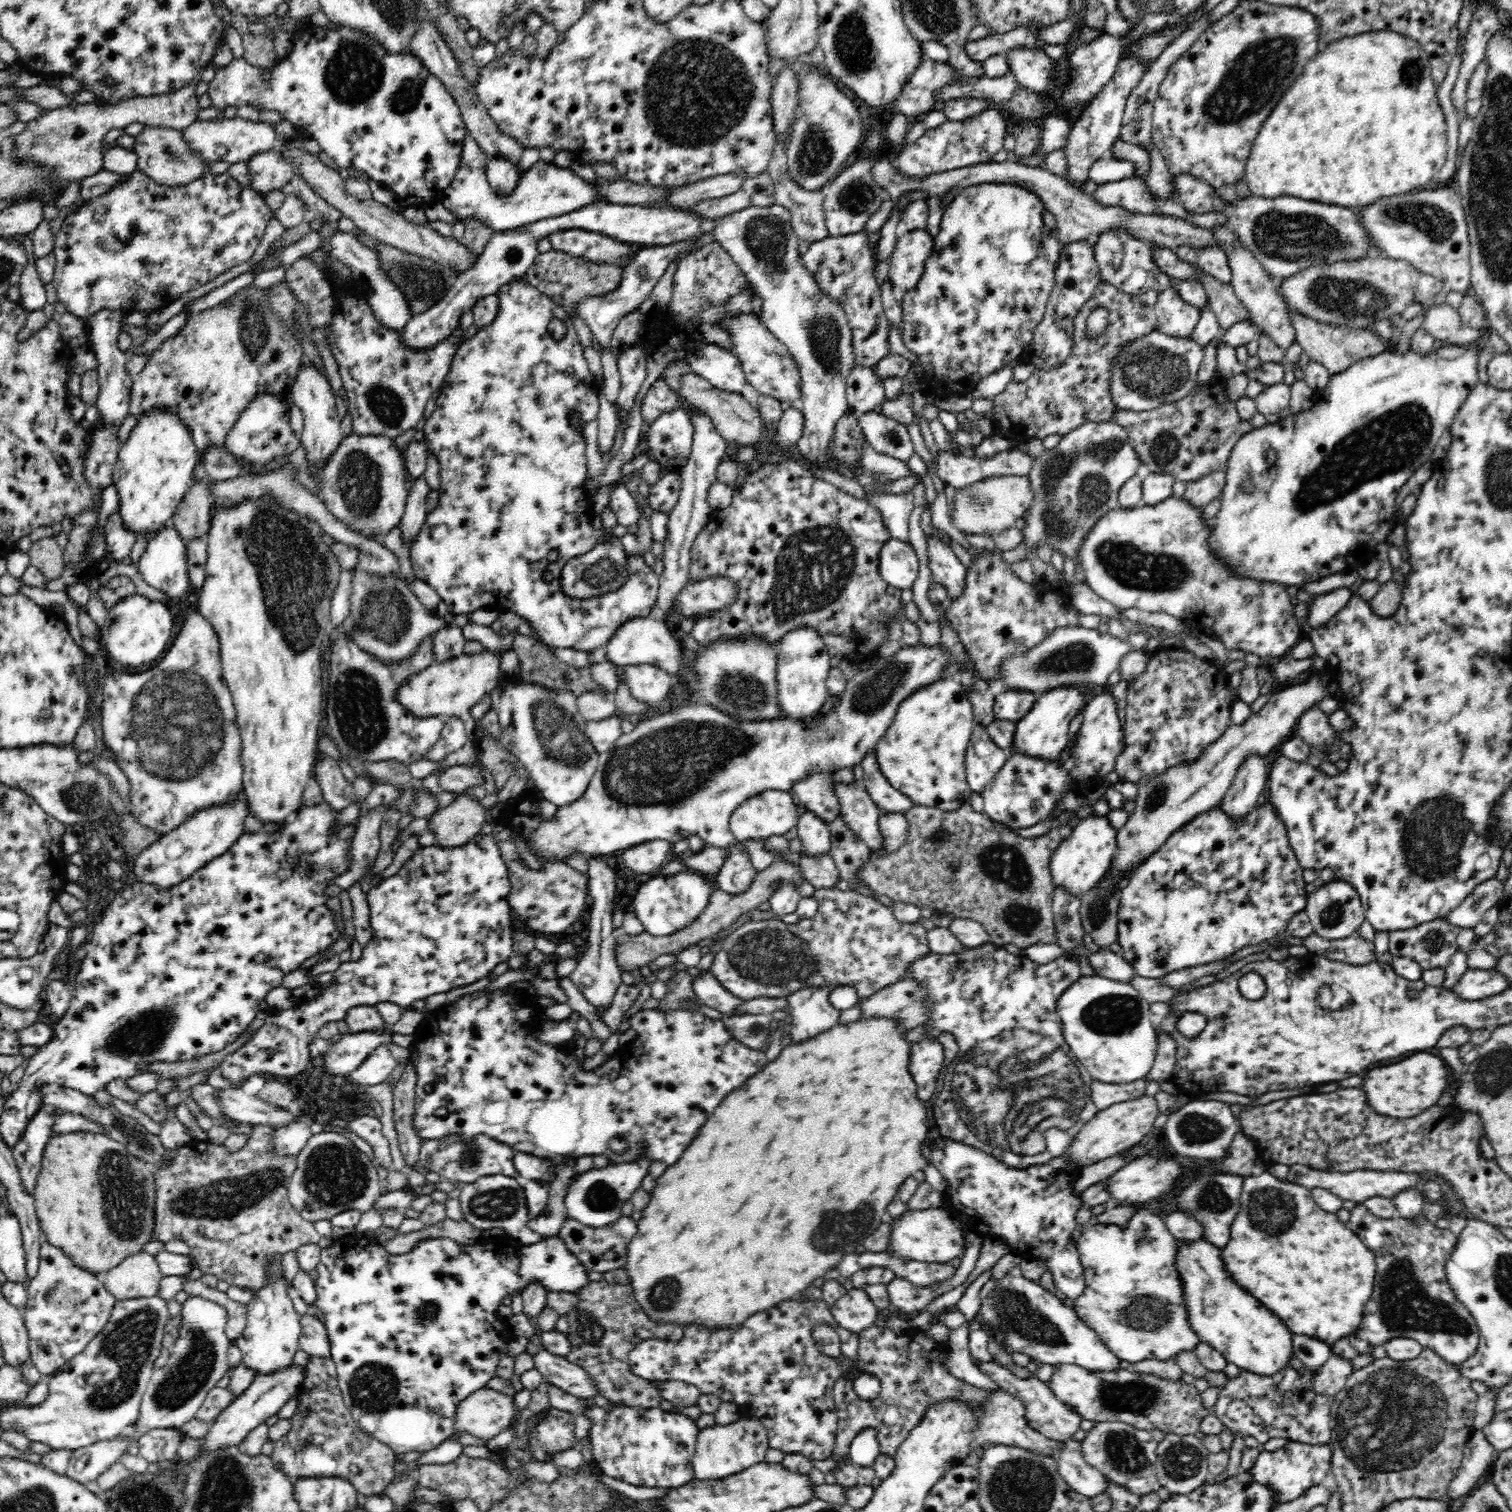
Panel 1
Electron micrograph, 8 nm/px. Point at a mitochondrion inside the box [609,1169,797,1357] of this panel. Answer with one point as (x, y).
(664, 1294)

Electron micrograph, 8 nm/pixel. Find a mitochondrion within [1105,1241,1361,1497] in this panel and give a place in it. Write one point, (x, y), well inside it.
(1147, 1315)

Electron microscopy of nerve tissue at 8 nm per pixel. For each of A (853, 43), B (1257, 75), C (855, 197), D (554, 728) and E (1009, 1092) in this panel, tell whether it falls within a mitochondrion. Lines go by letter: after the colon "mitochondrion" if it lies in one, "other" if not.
A: mitochondrion
B: mitochondrion
C: mitochondrion
D: mitochondrion
E: mitochondrion

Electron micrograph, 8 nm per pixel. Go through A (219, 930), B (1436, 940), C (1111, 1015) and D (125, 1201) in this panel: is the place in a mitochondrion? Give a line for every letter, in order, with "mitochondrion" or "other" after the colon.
A: other
B: mitochondrion
C: mitochondrion
D: mitochondrion

